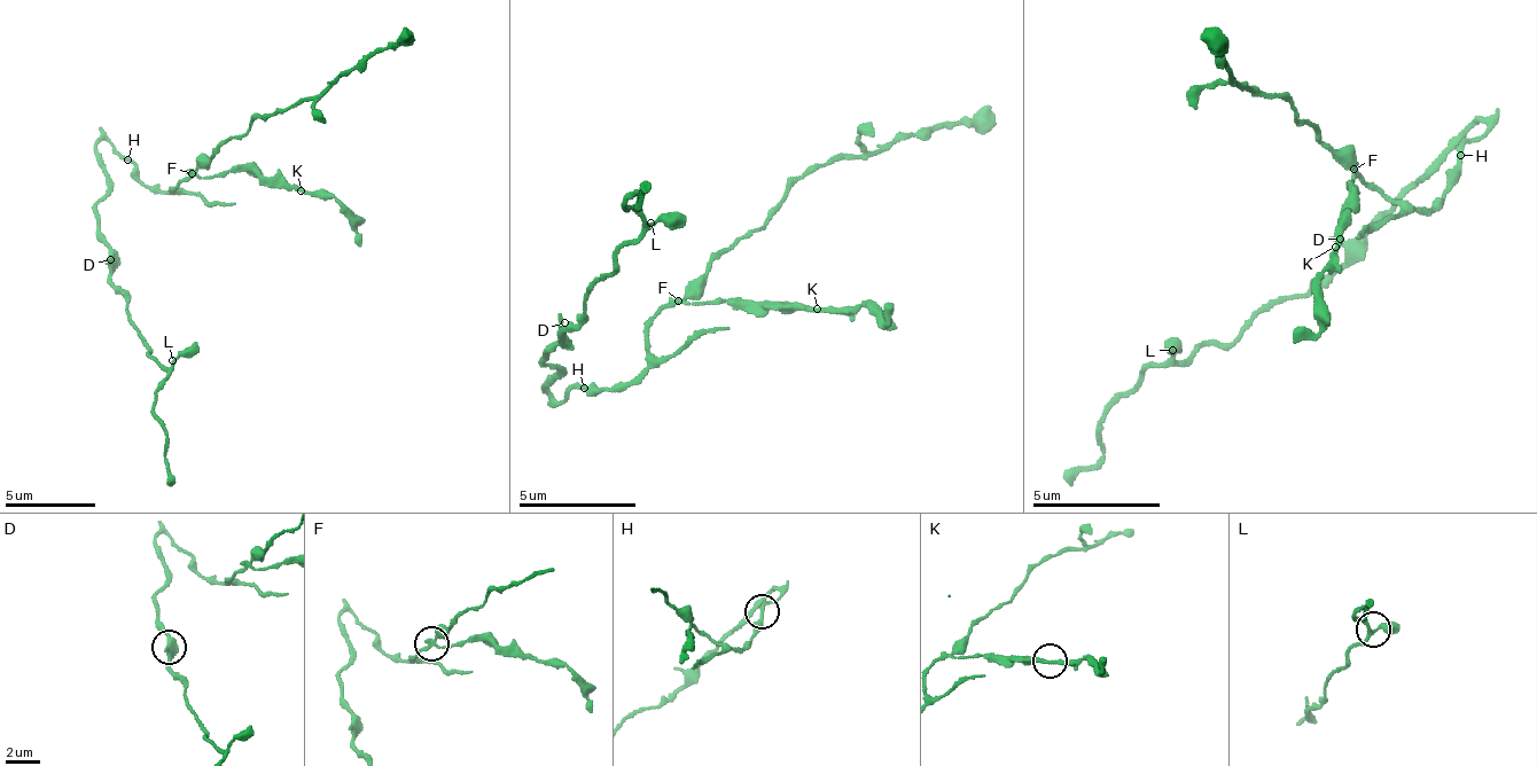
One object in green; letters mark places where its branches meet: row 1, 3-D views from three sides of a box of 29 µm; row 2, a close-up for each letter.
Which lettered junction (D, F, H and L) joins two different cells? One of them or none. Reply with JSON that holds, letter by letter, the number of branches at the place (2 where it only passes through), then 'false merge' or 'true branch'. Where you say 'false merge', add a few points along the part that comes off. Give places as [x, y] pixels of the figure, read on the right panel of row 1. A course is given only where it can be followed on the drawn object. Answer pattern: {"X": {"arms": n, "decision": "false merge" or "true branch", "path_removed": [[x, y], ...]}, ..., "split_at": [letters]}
{"D": {"arms": 3, "decision": "true branch"}, "F": {"arms": 3, "decision": "false merge", "path_removed": [[1356, 169], [1354, 206], [1332, 262], [1316, 321], [1295, 345]]}, "H": {"arms": 2, "decision": "true branch"}, "L": {"arms": 3, "decision": "true branch"}, "split_at": ["F"]}

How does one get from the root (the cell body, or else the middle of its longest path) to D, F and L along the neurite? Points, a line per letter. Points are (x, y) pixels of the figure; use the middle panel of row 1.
D: (578, 388), (556, 404), (544, 392), (559, 375), (544, 353), (564, 334), (564, 322)
F: (578, 388), (594, 395), (605, 390), (616, 390), (627, 382), (646, 361), (647, 330), (666, 305), (679, 302)
L: (578, 388), (556, 404), (544, 392), (559, 375), (543, 352), (650, 223)

